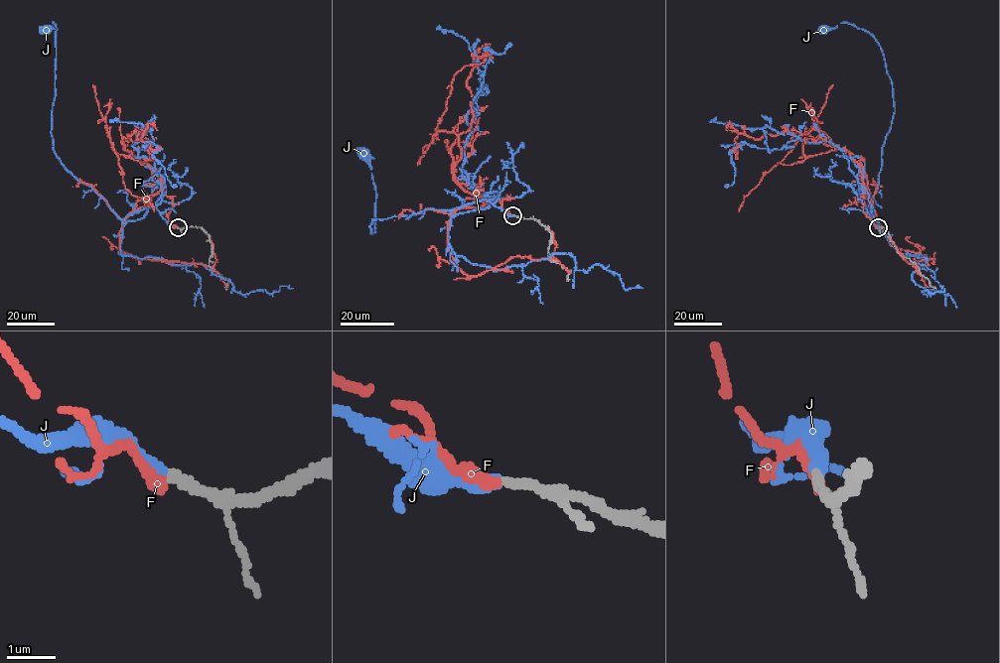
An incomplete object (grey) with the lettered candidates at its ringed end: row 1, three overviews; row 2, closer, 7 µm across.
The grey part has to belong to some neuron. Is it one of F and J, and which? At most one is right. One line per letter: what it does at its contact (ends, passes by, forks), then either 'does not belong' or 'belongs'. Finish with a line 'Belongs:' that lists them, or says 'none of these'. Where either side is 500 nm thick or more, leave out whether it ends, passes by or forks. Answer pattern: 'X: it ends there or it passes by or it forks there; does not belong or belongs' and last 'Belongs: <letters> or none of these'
F: it ends there; does not belong
J: it ends there; belongs
Belongs: J

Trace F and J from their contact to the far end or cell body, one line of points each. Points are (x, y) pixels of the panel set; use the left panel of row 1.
F: (178, 228), (161, 177), (128, 150), (119, 154), (108, 132), (126, 189), (154, 211)
J: (178, 228), (153, 205), (120, 218), (54, 152), (56, 28), (53, 22), (44, 29)

